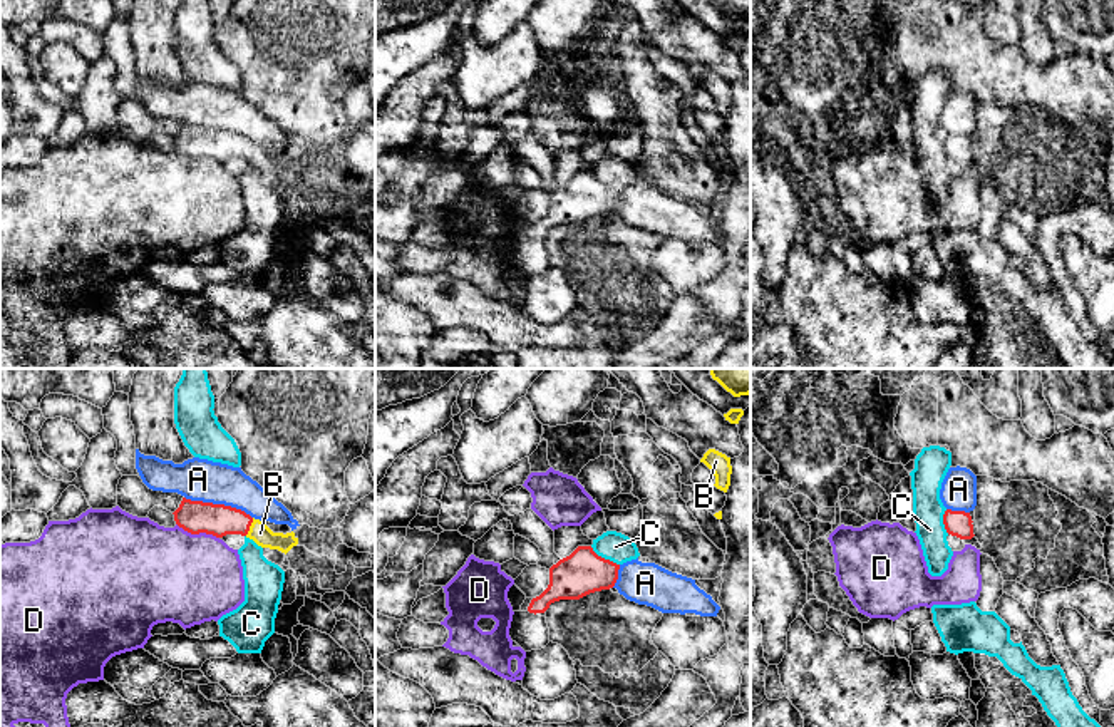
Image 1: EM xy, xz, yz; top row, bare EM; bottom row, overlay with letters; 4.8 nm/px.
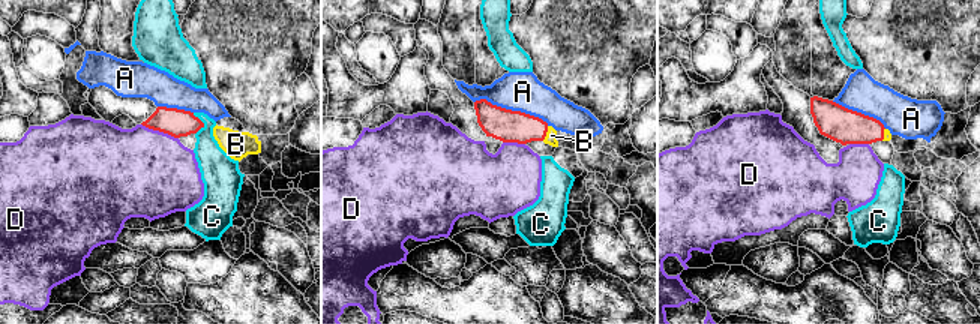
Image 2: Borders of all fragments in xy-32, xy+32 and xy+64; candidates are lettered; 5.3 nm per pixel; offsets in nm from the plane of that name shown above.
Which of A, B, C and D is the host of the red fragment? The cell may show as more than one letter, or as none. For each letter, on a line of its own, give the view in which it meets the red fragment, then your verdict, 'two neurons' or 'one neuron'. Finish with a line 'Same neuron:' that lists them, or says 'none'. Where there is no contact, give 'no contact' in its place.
A: meets red in xy; two neurons
B: meets red in xy; one neuron
C: meets red in xz; two neurons
D: meets red in xy; two neurons
Same neuron: B

